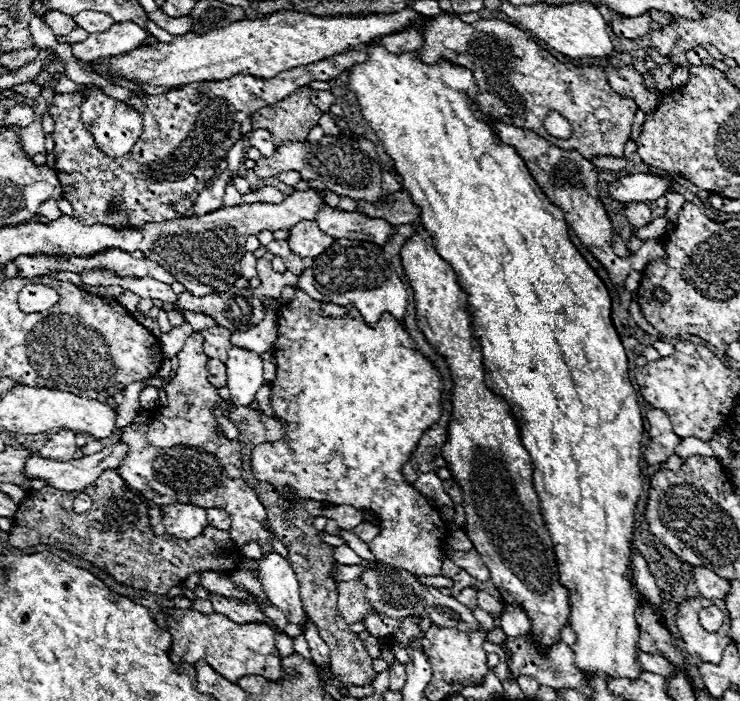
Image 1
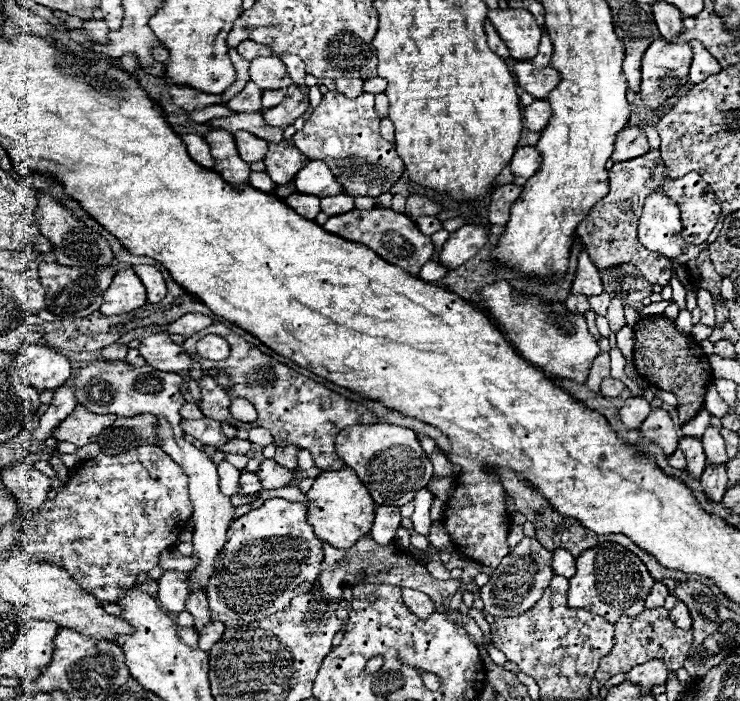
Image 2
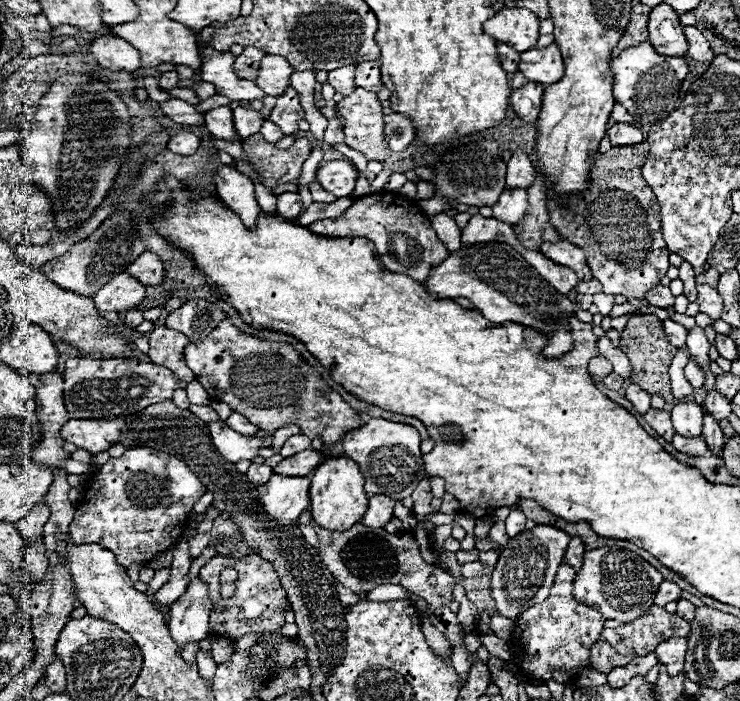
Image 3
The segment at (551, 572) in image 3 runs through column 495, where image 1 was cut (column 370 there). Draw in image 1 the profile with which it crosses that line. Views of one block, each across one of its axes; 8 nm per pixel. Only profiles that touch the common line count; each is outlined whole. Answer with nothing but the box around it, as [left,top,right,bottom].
[362,562,480,632]

